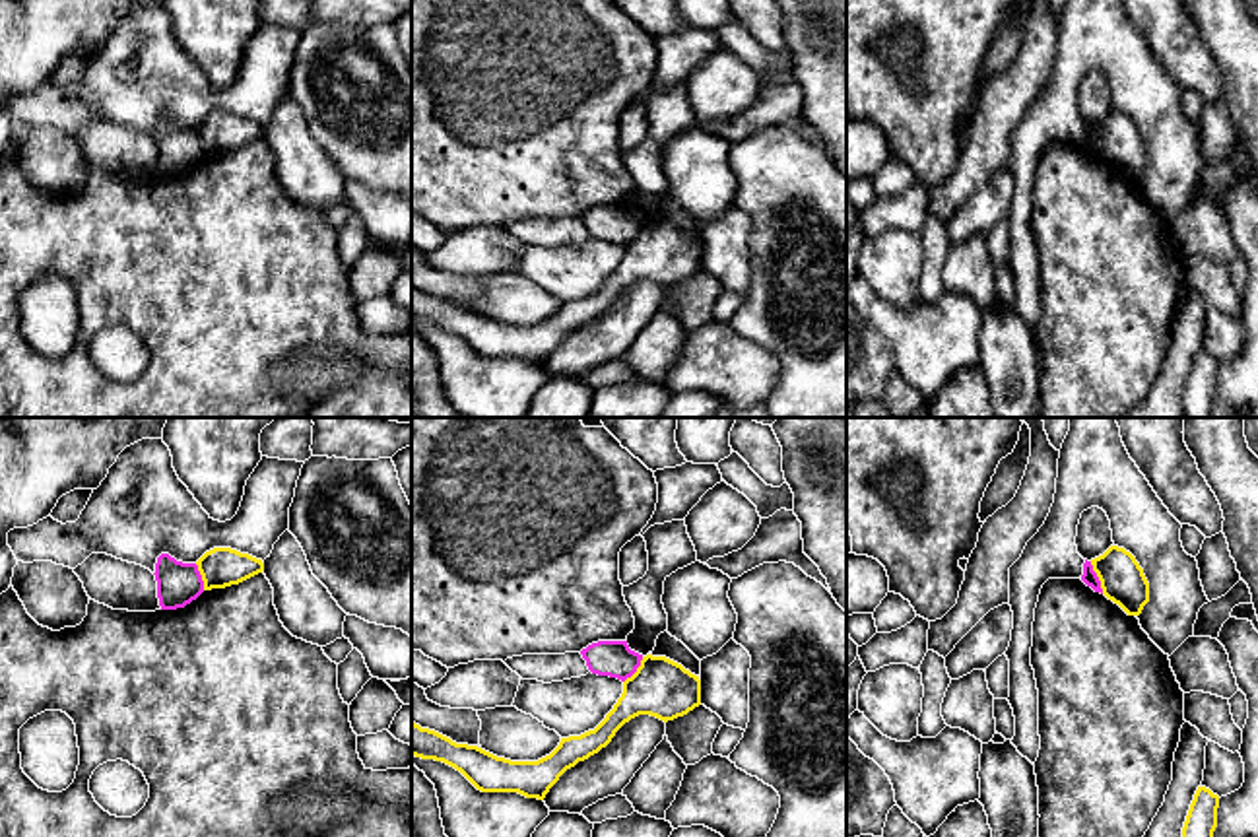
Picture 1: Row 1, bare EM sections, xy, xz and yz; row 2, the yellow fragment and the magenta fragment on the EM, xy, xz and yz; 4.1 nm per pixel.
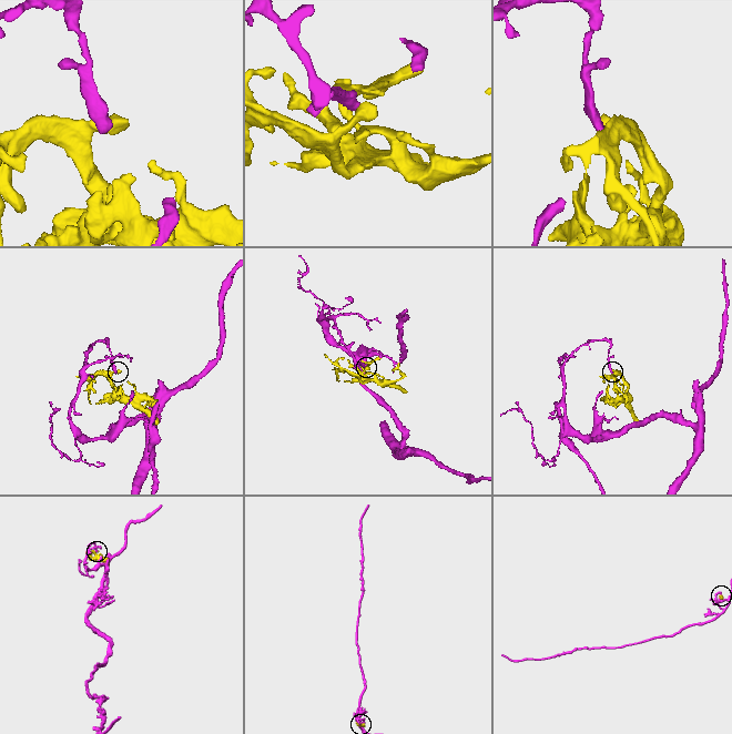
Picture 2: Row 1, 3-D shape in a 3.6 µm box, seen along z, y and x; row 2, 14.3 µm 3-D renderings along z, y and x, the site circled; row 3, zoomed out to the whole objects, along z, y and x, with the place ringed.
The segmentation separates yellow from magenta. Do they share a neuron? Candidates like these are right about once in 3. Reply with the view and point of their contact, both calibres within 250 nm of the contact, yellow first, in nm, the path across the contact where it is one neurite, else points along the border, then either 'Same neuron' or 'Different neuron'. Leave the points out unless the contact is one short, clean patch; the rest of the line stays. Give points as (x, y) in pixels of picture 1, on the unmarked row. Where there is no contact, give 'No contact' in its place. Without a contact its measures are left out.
Touches yellow at yz (1097, 140). Thickness 190 nm (yellow) against 70 nm. Boundary: yz (1090, 127), (1103, 158). Different neuron

